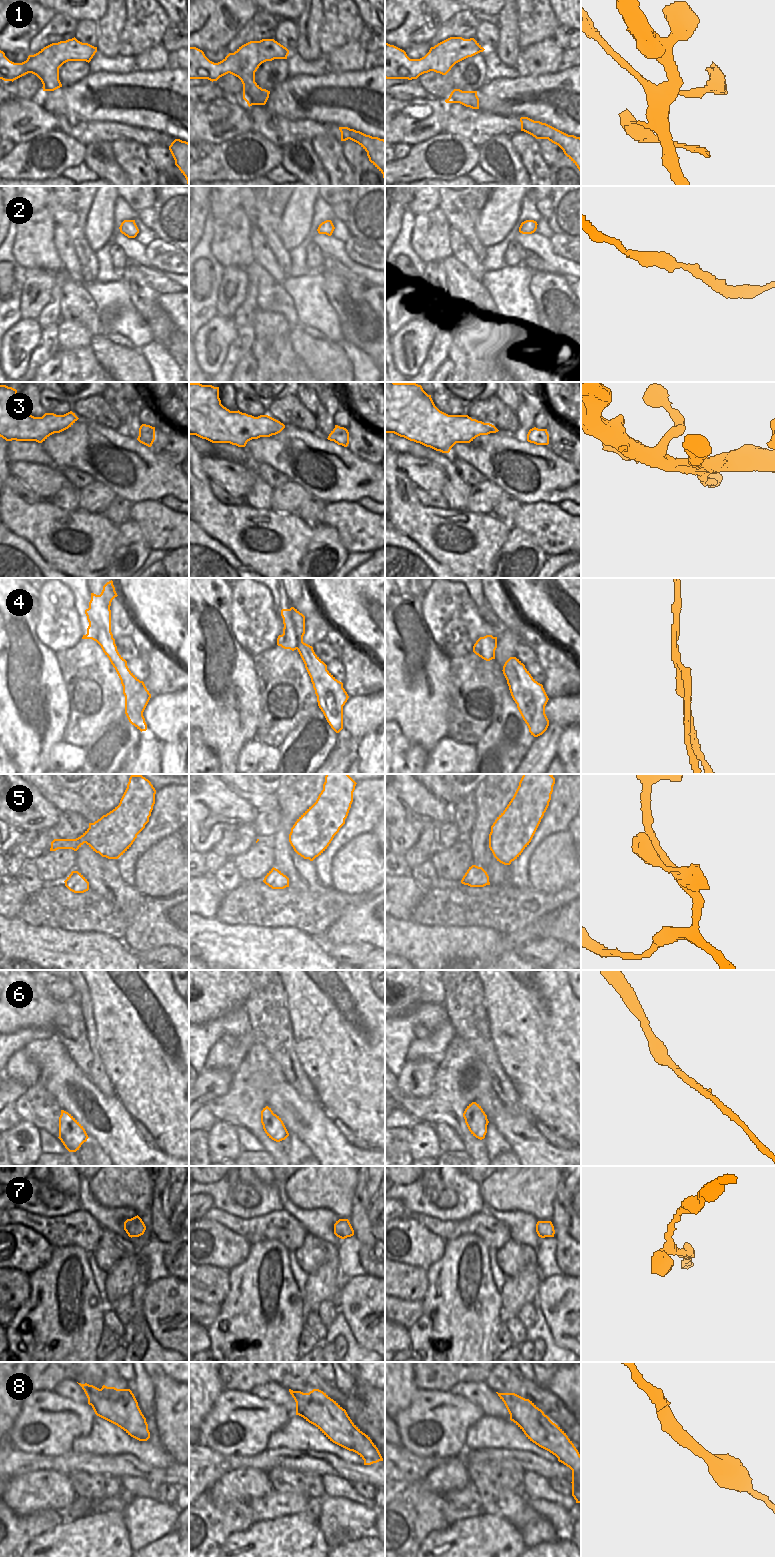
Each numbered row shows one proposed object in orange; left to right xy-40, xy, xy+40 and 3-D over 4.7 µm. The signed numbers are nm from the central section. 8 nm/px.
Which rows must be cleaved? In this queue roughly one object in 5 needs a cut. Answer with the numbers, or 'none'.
4, 5.

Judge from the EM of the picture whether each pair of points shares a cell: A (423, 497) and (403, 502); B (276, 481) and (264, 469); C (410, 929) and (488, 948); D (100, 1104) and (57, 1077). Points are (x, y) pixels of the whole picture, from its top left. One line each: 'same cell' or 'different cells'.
A: different cells
B: same cell
C: same cell
D: same cell

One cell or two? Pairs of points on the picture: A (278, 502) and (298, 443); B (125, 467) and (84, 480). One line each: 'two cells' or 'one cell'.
A: two cells
B: two cells

